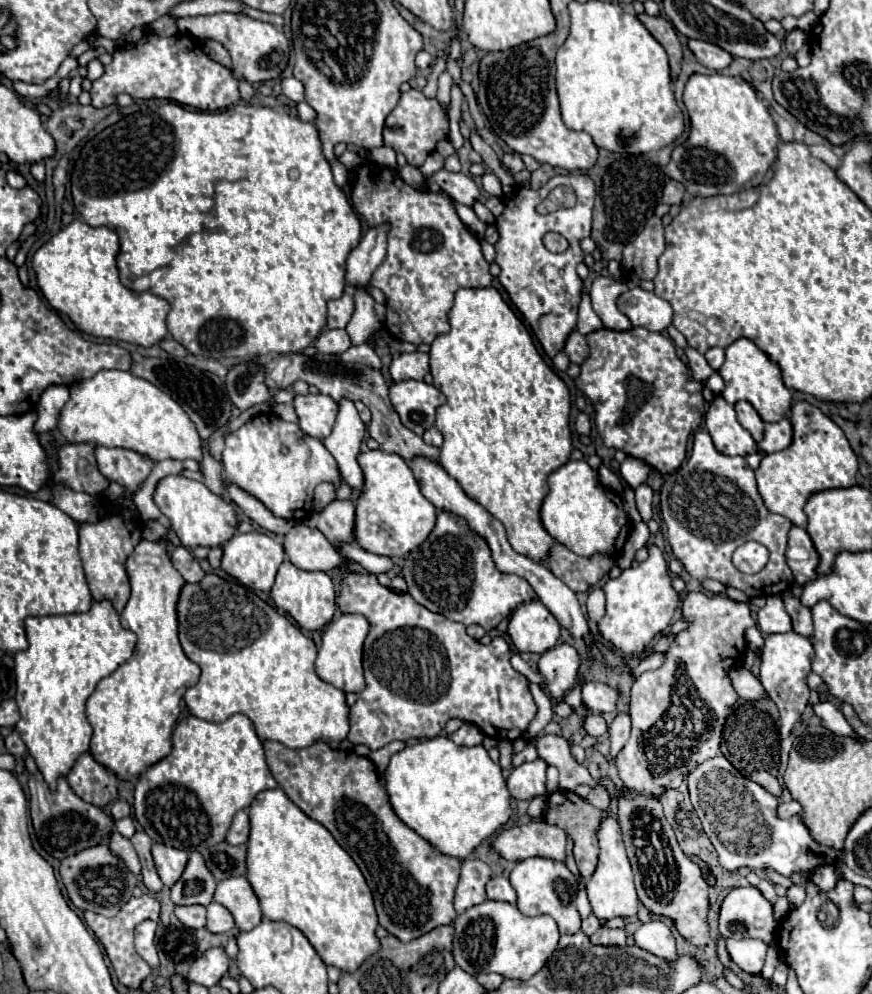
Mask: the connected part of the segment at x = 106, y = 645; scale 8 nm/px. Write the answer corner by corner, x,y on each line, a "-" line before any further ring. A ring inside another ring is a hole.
93,602
91,610
85,614
63,614
63,616
33,616
25,620
29,648
15,654
15,682
17,694
15,700
19,704
21,720
17,722
17,730
21,740
25,742
29,754
33,756
39,772
49,784
51,792
57,786
61,776
67,776
75,766
77,758
89,752
89,742
93,728
85,718
85,702
95,690
97,682
117,670
123,662
127,662
133,654
137,636
125,630
119,624
119,614
113,610
111,602

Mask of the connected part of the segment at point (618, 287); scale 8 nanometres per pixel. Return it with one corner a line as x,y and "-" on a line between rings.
597,276
593,280
593,288
589,292
593,310
609,330
631,330
629,318
617,308
617,300
625,290
627,284
613,276

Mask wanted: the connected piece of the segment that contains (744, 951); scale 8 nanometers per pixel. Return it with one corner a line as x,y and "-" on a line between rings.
727,940
727,950
733,962
747,974
759,974
765,964
767,946
757,940

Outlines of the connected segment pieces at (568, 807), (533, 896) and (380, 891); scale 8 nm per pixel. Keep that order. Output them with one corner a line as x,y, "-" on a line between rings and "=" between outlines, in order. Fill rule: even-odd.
557,790
557,792
551,792
547,796
547,800
565,800
561,804
547,804
545,808
545,814
543,814
543,820
549,822
549,824
555,824
559,828
565,830
565,834
569,838
573,838
573,856
575,856
575,862
579,866
579,872
585,880
591,878
595,866
597,866
597,854
599,854
599,846
597,846
597,826
603,818
603,812
597,810
595,806
591,806
587,800
583,800
581,796
577,796
575,792
565,792
565,790
=
527,858
523,862
517,862
509,880
517,892
517,908
525,916
541,916
543,906
543,914
549,914
557,922
561,934
575,934
581,928
581,918
575,908
577,882
563,862
555,862
549,858
=
265,740
263,748
269,770
279,782
281,790
289,796
289,800
299,806
309,818
323,824
339,842
339,846
347,850
349,856
355,860
373,892
379,924
385,930
389,930
401,942
409,942
437,926
453,922
453,918
457,916
457,912
453,910
453,894
459,878
461,860
441,854
425,838
421,838
415,830
399,820
389,802
389,794
379,782
375,766
369,758
357,756
353,750
333,750
325,742
315,742
309,748
291,750
281,742

